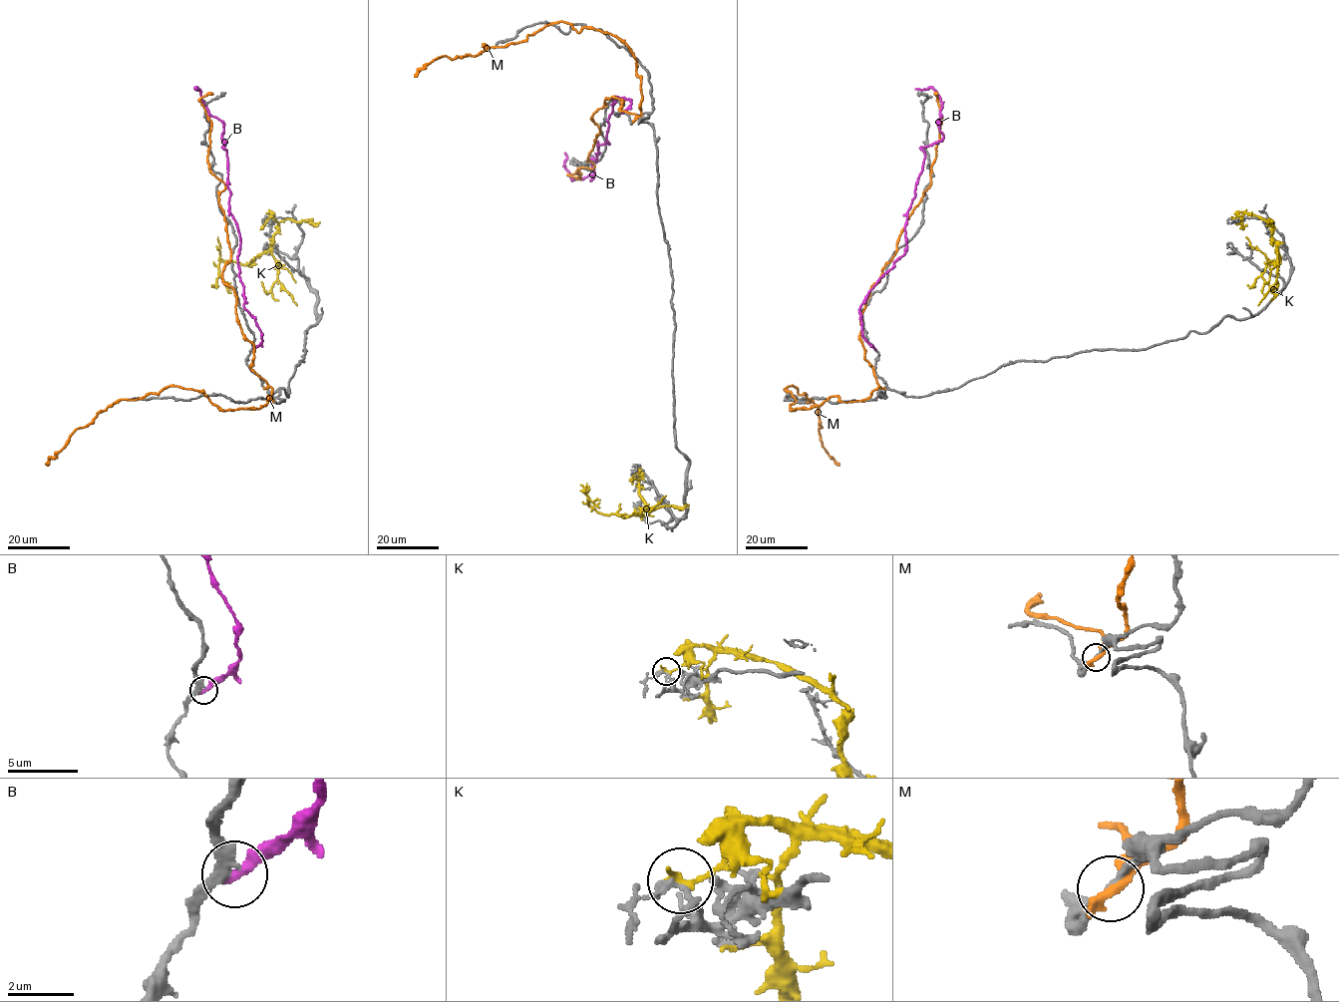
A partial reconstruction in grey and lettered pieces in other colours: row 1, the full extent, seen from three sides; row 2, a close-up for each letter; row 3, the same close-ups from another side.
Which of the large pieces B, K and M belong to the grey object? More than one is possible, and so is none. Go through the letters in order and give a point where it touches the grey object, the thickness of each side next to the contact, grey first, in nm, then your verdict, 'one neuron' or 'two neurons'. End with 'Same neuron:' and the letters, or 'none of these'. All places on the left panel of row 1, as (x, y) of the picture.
B: (254, 348) | 280/340 nm | two neurons
K: (270, 217) | 200/320 nm | two neurons
M: (265, 388) | 200/420 nm | two neurons
Same neuron: none of these

